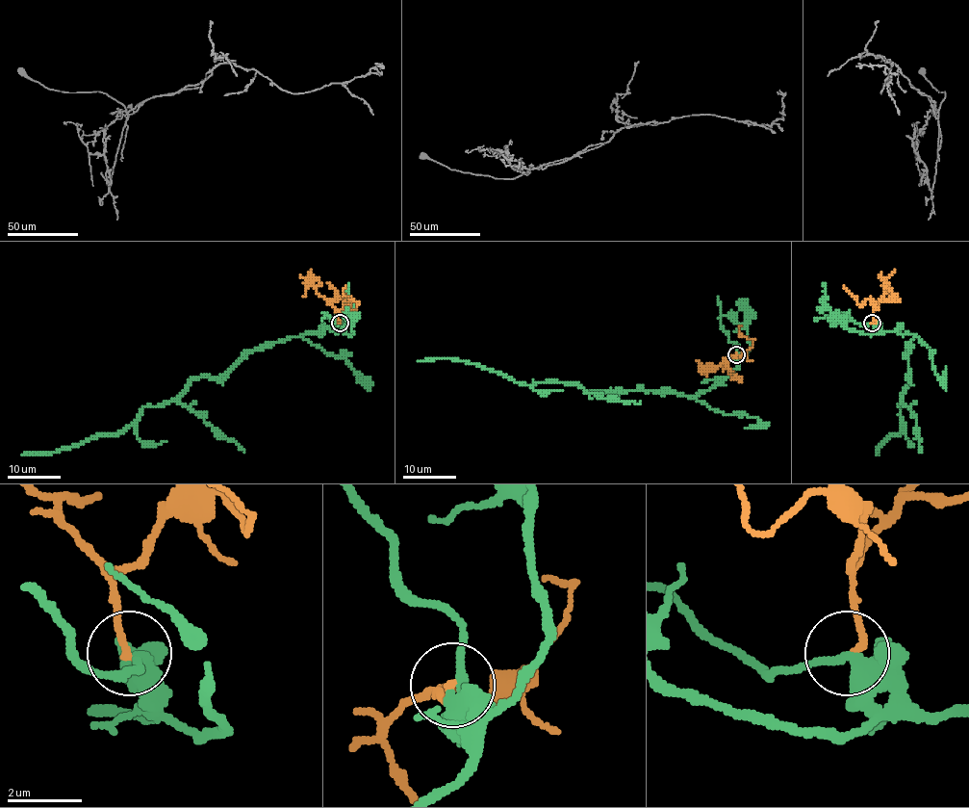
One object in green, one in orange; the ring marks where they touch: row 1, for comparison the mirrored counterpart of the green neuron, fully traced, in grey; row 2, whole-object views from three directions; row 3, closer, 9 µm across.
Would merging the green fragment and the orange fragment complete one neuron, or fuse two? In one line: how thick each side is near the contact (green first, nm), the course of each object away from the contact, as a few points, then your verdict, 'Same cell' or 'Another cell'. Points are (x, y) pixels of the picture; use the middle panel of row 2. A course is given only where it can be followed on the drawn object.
Thickness 400 nm (green) against 200 nm. Course of green: (735, 354), (737, 367), (694, 396), (584, 391), (579, 385), (557, 381), (532, 384), (454, 358), (418, 360). Course of orange: (735, 354), (701, 374), (700, 371). Another cell

